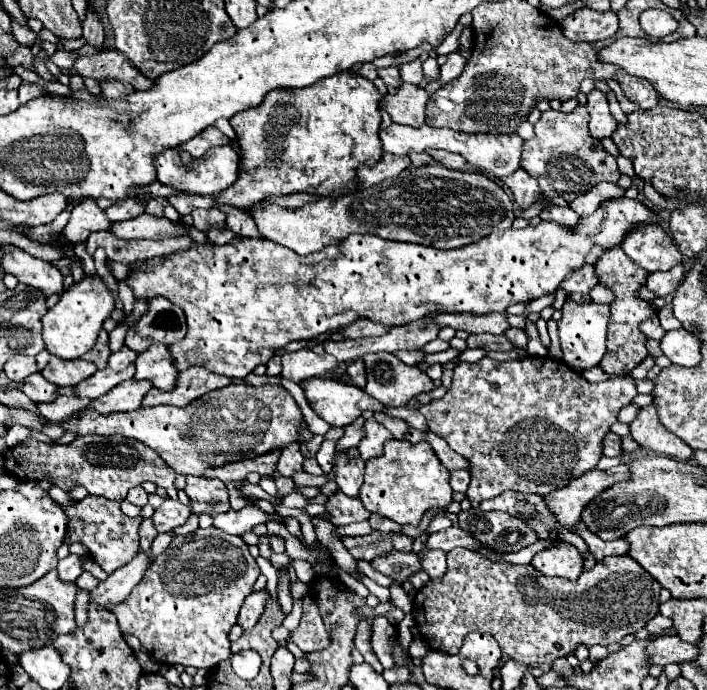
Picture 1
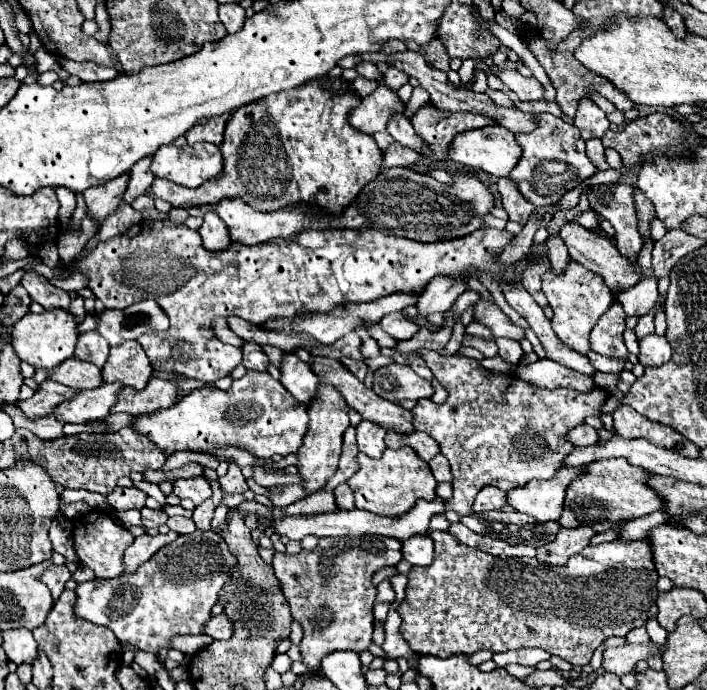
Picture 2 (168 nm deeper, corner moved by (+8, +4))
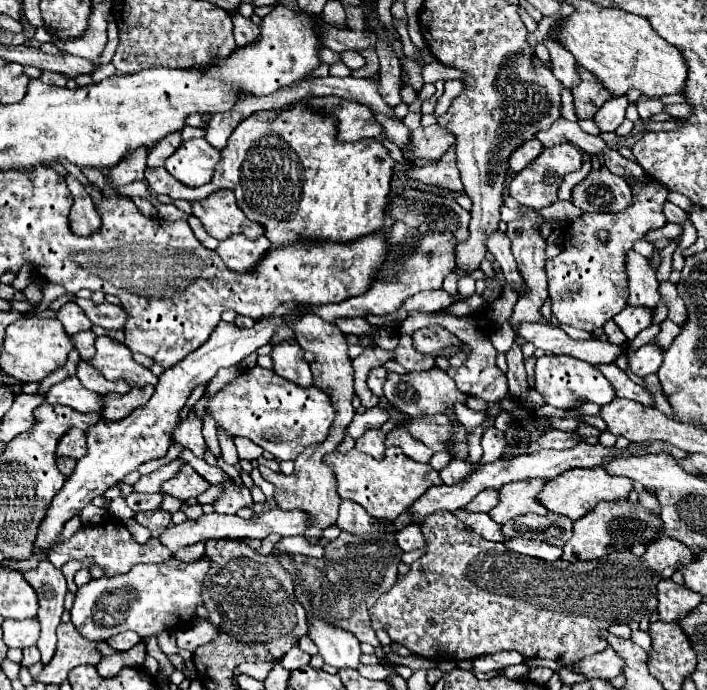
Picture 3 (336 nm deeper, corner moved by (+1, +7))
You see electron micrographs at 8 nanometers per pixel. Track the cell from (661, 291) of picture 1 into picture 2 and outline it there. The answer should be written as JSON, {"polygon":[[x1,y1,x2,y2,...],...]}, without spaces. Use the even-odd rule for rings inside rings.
{"polygon":[[643,277,635,287,623,291,617,301,623,305,627,315,647,315,657,301,657,277]]}

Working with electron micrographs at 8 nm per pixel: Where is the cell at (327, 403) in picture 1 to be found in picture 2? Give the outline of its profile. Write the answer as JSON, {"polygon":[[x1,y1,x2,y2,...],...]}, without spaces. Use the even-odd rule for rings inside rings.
{"polygon":[[287,353,281,365,281,383,283,387,301,403,309,405,317,391,317,375,311,371,309,363,303,363,293,353]]}

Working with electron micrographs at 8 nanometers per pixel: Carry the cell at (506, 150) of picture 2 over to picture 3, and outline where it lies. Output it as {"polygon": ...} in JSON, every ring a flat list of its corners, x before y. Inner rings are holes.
{"polygon":[[530,140,526,142,524,146,520,146,512,156,510,156,510,170,514,172,520,172,522,168,526,168,532,160,536,160,536,156,540,156,542,152,542,146,540,146,540,140]]}

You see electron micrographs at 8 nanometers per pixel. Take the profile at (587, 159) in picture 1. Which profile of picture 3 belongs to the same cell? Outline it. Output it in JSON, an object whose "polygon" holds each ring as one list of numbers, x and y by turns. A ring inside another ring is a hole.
{"polygon":[[558,144,554,148,544,148,544,152,530,164,526,166,522,172,516,174,516,178,510,182,510,196,516,198,522,206,526,208,542,208,542,206,550,206,556,202,556,192,564,180,564,176,568,172,580,170,582,166,582,152,578,148,574,148,572,144]]}

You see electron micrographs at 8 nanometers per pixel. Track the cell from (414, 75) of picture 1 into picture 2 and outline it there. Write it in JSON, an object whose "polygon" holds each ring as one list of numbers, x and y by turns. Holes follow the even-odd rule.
{"polygon":[[389,67,389,69,385,71,385,75,383,75,383,81,385,81,391,89,399,89,401,85,405,85,405,83,409,81,409,77,407,77,407,73,403,73,403,71,395,69,395,67]]}

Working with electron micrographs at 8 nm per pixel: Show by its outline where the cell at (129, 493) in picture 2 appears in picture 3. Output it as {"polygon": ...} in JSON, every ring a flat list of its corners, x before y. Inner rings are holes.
{"polygon":[[132,492,130,496,126,496,126,502,128,506,138,512,138,510,158,510,160,504,162,504,162,494,138,494,138,492]]}

